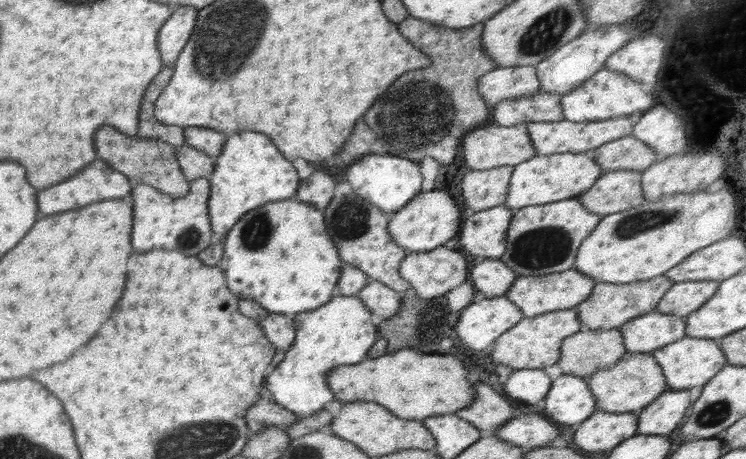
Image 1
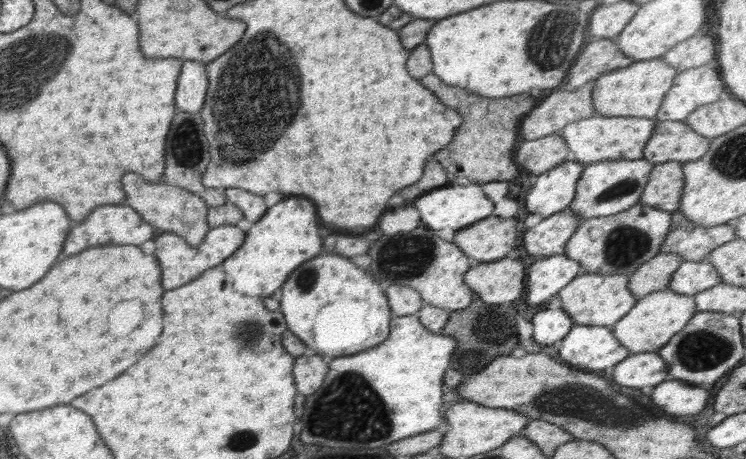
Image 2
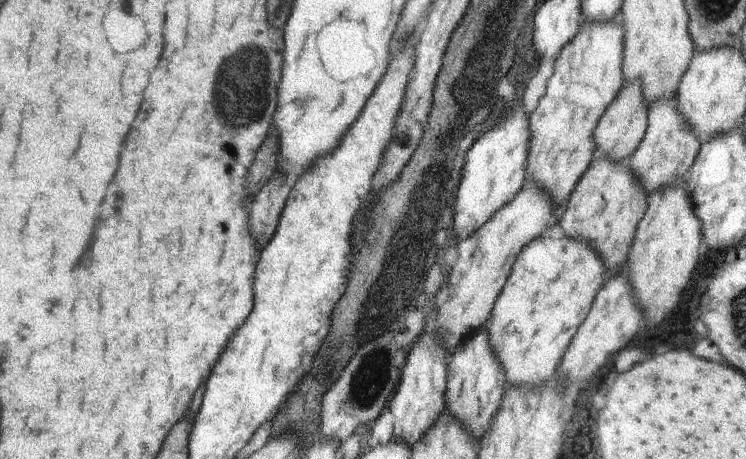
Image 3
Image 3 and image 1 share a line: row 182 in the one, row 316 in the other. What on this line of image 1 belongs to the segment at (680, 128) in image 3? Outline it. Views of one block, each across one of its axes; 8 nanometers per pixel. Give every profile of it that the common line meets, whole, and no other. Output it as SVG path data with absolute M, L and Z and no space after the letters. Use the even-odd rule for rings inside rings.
M656 310L626 322L620 327L628 353L651 353L684 338L685 318Z

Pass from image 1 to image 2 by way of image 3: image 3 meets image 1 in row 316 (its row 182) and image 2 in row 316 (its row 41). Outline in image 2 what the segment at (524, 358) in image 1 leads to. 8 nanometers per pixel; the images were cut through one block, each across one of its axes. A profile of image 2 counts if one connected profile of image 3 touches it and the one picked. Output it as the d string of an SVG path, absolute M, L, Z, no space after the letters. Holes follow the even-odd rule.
M581 273L574 277L560 292L561 309L576 325L613 326L637 304L638 299L628 289L629 276L619 274Z

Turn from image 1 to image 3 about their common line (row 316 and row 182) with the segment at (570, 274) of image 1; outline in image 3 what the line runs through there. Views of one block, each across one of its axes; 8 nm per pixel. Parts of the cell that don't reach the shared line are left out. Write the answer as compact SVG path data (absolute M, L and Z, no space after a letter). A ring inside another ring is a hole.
M526 178L516 196L504 204L484 226L480 226L468 238L457 241L458 260L448 276L450 296L438 307L436 314L436 328L440 328L448 350L454 349L473 331L488 325L494 304L524 246L542 236L546 229L554 227L558 221L559 213L552 198L532 178Z

